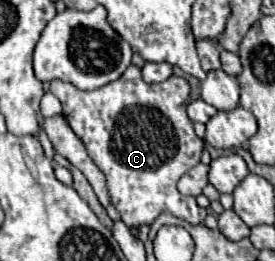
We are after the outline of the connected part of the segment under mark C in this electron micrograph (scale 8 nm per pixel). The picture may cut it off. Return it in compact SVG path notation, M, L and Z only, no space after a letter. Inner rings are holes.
M130 65L130 67L124 71L124 77L120 77L120 79L116 79L116 81L112 81L112 83L100 87L100 89L94 89L94 91L82 91L82 89L76 89L72 83L66 83L66 81L52 81L52 83L50 83L50 91L60 99L60 103L62 103L62 115L64 115L64 119L68 121L68 125L72 127L72 131L84 141L84 145L86 145L86 149L88 149L88 155L92 157L92 161L94 161L94 163L102 169L102 173L106 175L108 191L110 191L110 197L112 197L112 205L120 211L122 221L124 221L128 227L152 225L154 219L156 219L162 211L168 211L168 213L172 213L174 217L188 221L190 225L200 225L200 223L206 219L206 215L208 215L206 209L198 207L194 197L184 197L184 195L178 193L178 189L176 189L178 179L180 179L180 177L182 177L192 165L200 163L200 153L202 153L202 149L204 149L204 141L194 133L192 121L190 121L188 115L186 115L186 103L188 103L188 95L190 95L190 85L188 85L188 81L186 81L184 77L174 77L174 75L172 75L172 77L168 77L168 79L162 81L162 83L152 83L152 85L150 85L150 83L144 83L144 81L142 81L140 69L134 67L134 65Z

